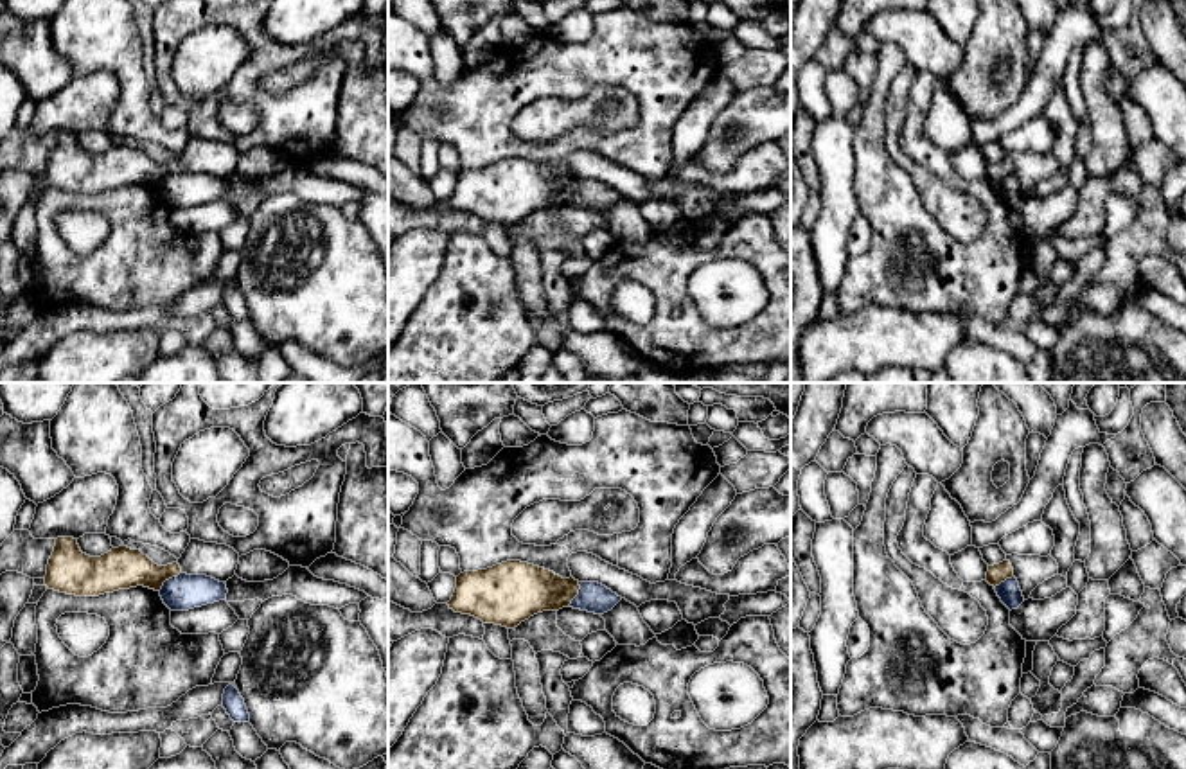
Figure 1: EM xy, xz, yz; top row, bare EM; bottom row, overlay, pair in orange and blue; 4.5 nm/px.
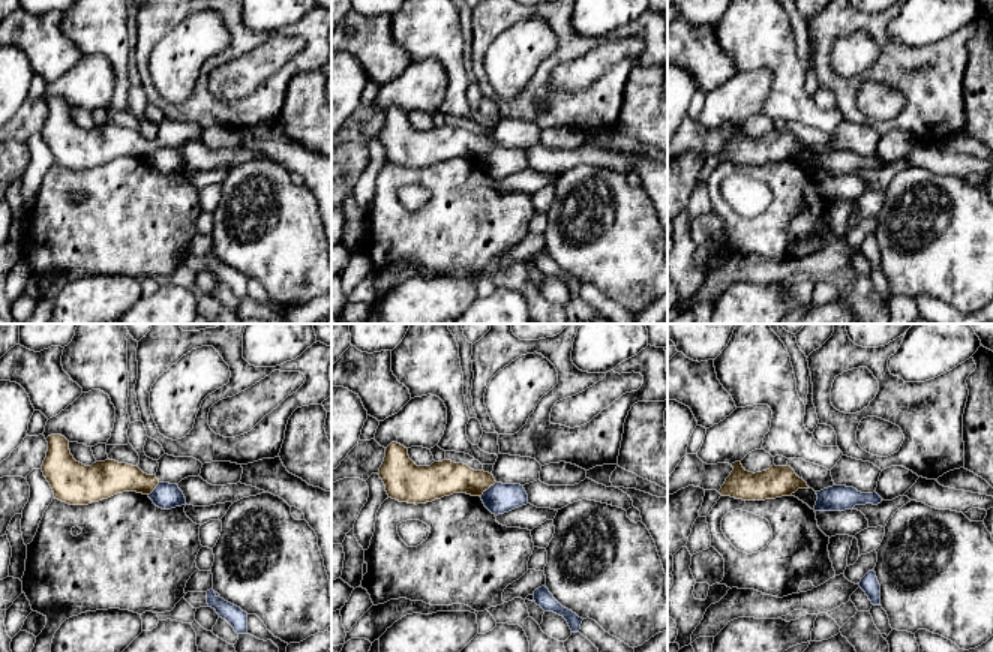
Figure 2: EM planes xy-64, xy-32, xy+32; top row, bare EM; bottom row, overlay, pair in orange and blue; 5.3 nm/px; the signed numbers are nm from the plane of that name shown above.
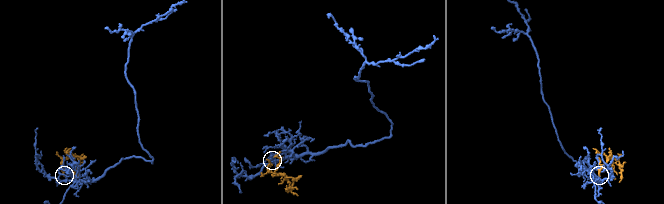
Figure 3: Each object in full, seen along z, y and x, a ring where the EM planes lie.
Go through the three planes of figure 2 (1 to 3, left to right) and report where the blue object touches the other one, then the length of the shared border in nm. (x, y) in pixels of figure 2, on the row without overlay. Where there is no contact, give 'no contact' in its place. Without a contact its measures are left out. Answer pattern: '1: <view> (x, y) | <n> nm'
1: xy-64 (155, 152) | 90 nm
2: xy-32 (486, 153) | 120 nm
3: no contact

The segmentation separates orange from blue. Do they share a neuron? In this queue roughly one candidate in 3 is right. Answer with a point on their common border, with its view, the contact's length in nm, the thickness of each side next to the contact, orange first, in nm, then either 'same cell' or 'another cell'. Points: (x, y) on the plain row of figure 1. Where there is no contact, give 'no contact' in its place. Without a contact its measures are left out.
xy (168, 176) | 130 nm | 190/160 nm | another cell

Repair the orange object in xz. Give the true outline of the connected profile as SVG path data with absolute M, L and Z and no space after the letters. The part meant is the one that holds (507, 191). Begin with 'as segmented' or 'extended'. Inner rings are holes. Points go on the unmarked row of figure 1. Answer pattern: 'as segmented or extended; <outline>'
as segmented; M507 158L460 171L447 203L483 221L514 226L537 210L568 205L579 187L573 174L562 176L528 160Z

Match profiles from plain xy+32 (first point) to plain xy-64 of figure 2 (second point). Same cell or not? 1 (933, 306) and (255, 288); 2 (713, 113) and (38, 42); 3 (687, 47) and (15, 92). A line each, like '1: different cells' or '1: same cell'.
1: same cell
2: different cells
3: different cells

